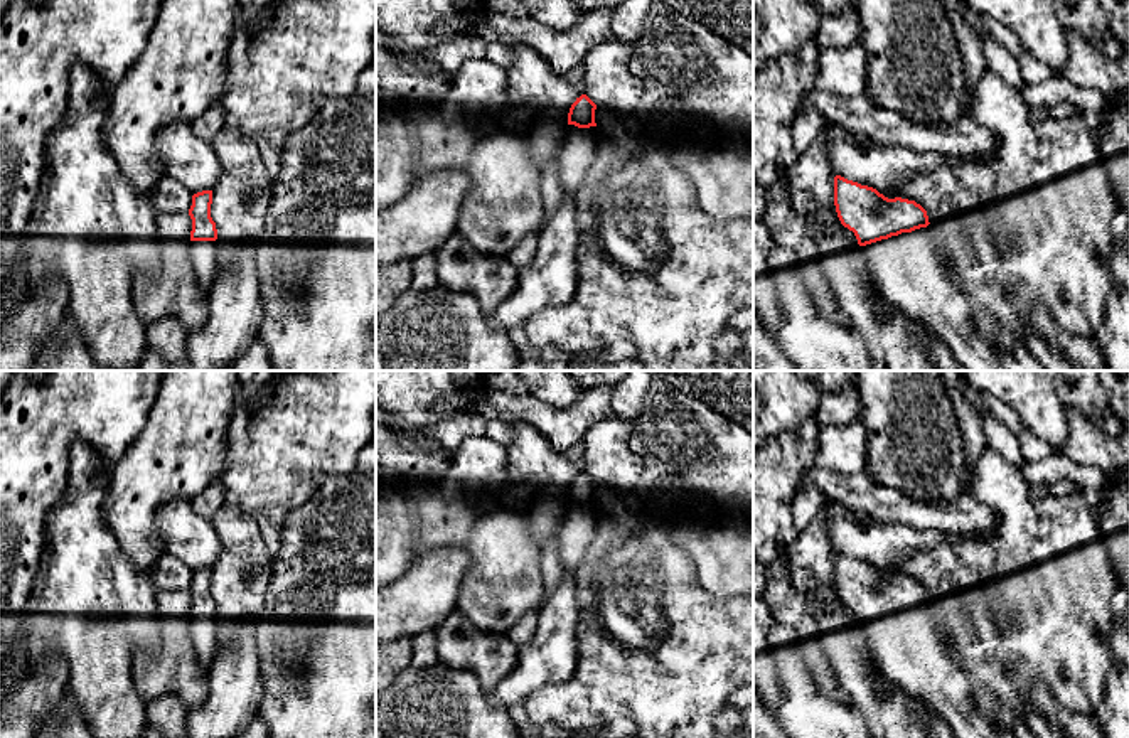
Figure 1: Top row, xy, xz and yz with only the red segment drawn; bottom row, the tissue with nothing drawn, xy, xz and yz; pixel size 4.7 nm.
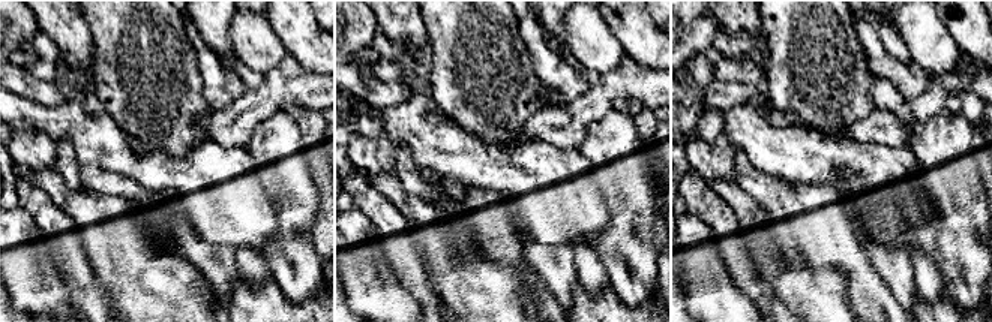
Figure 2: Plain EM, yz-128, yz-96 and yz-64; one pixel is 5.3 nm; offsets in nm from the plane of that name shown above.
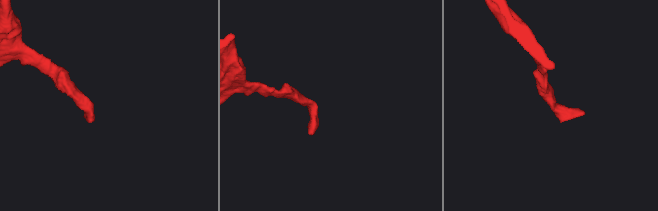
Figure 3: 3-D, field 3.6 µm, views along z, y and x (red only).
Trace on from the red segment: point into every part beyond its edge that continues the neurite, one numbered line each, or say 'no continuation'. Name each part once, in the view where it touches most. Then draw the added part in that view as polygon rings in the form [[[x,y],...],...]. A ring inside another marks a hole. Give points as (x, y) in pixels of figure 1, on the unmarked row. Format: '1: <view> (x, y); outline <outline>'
no continuation

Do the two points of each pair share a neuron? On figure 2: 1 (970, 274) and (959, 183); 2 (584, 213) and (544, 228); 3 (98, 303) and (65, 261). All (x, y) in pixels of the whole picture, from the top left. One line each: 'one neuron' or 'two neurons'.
1: one neuron
2: one neuron
3: one neuron

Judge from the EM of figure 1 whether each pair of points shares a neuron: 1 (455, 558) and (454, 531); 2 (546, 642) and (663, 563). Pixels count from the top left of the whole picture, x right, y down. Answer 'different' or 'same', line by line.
1: different
2: different

